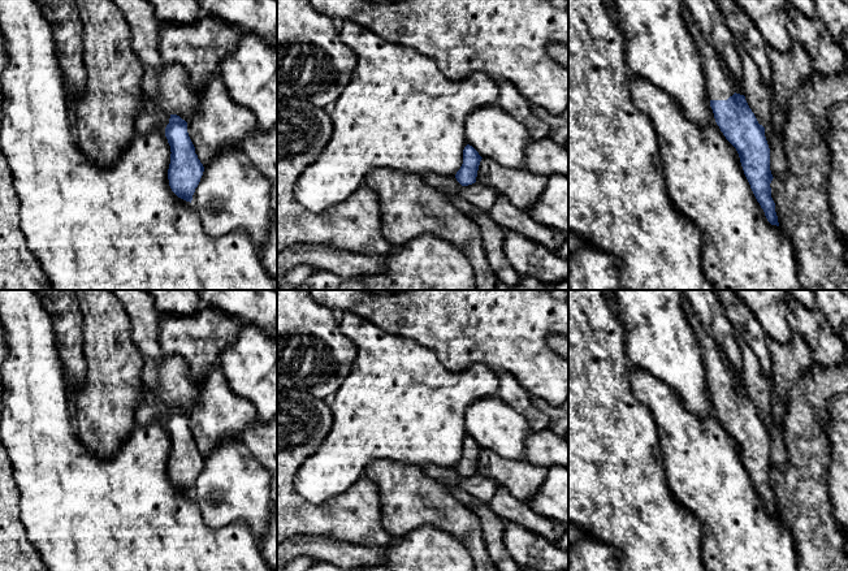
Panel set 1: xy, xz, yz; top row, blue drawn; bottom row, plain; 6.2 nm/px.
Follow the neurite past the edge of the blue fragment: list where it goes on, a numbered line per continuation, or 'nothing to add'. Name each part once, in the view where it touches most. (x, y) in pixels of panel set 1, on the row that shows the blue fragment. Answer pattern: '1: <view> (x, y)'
1: yz (721, 86)

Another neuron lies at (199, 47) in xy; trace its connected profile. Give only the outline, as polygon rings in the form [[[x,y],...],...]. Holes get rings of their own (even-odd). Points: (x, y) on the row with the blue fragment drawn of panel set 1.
[[[202,13],[189,25],[160,21],[159,53],[164,64],[179,64],[196,90],[219,72],[220,62],[235,48],[239,33],[219,16]]]

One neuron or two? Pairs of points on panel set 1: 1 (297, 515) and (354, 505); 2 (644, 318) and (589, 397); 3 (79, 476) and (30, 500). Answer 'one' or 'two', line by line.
1: one
2: two
3: one

